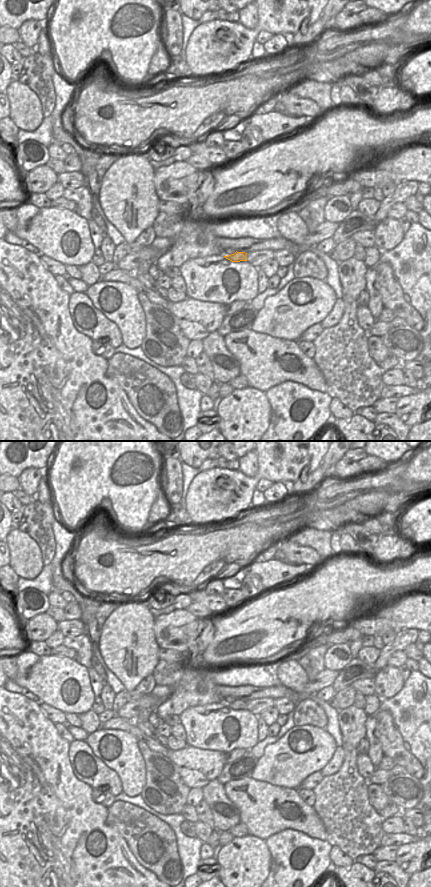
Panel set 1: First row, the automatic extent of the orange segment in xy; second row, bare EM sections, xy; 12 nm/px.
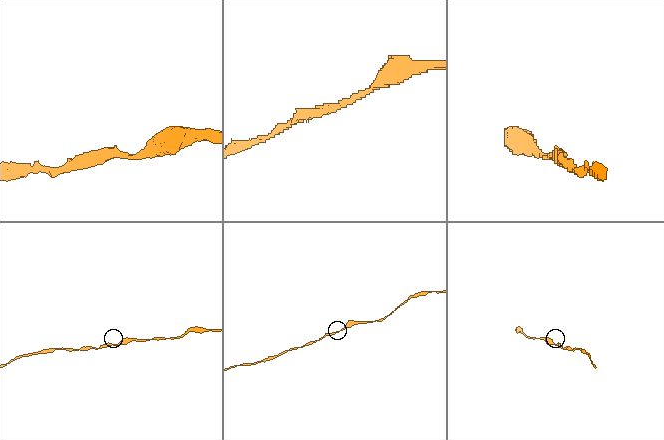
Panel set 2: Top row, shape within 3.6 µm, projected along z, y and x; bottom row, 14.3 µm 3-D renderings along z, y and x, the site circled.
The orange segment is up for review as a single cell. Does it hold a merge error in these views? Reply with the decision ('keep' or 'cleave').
keep

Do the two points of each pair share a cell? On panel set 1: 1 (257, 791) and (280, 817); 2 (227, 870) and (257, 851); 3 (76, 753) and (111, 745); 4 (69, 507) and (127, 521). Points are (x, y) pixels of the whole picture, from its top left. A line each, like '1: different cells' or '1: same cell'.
1: same cell
2: same cell
3: different cells
4: same cell

